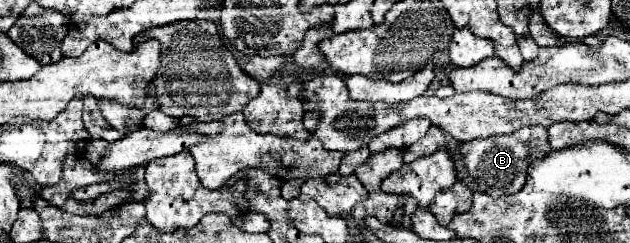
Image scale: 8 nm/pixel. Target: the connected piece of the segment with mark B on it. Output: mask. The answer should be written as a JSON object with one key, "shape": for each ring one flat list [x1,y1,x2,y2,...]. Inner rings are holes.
{"shape":[[525,126,513,134,501,134,501,136,463,142,459,144,459,152,469,176,477,182,479,190,493,198,499,198,499,196,519,192,525,186,529,164,535,158,549,154,551,148,547,142,547,130,543,126]]}

